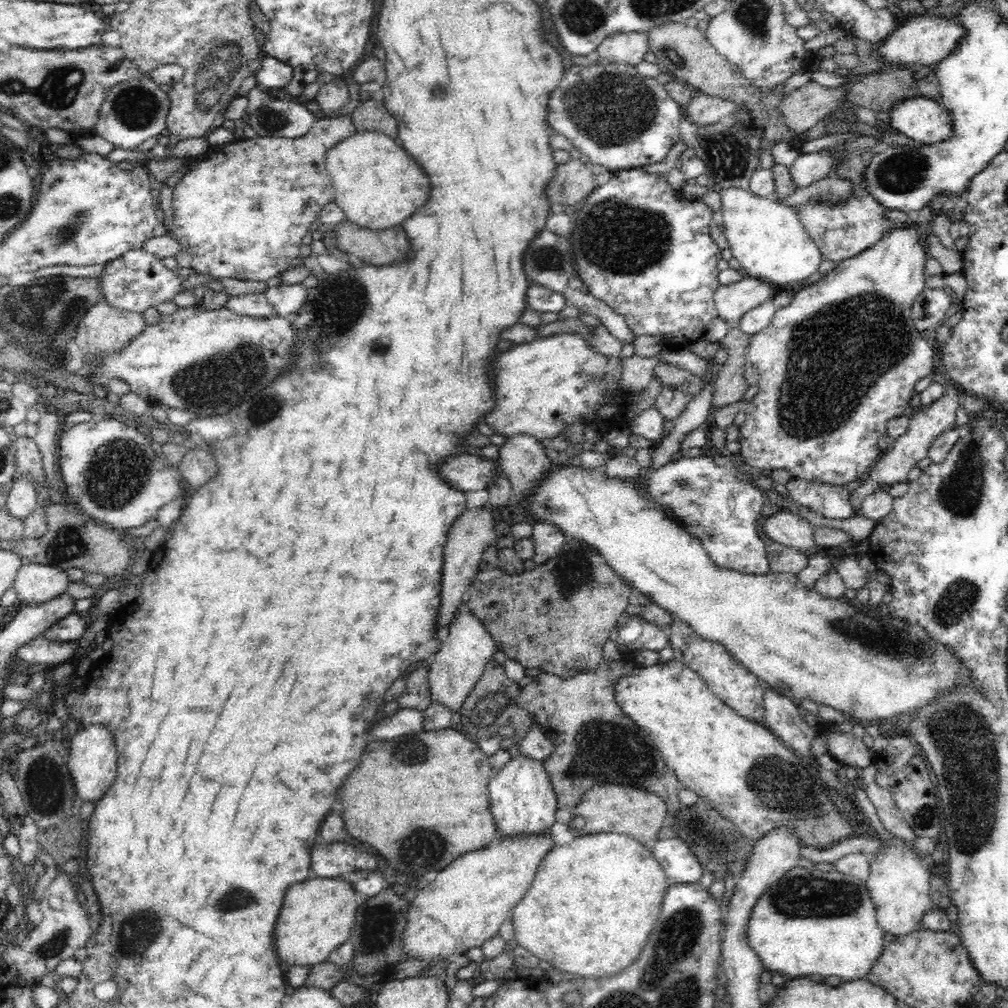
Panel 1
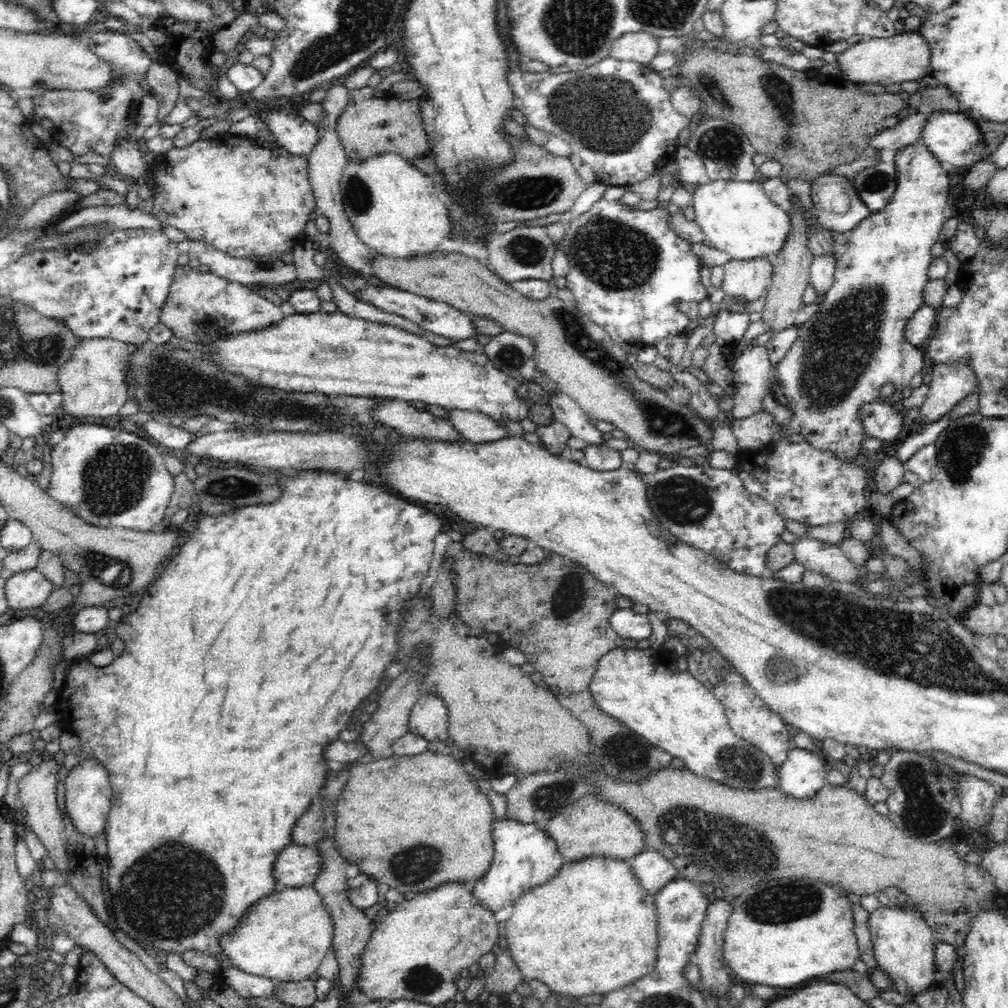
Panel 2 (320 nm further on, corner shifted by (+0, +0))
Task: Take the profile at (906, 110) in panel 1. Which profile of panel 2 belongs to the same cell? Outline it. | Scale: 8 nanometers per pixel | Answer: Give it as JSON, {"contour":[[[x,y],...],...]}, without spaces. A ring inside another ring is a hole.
{"contour":[[[932,111],[925,119],[920,140],[934,157],[947,169],[962,169],[980,161],[984,152],[984,135],[981,128],[966,113],[958,111]]]}

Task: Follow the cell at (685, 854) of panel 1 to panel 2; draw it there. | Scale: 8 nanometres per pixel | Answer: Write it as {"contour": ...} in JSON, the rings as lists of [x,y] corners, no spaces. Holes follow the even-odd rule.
{"contour":[[[643,851],[636,855],[634,862],[634,874],[642,880],[642,887],[650,895],[656,895],[666,884],[678,877],[678,870],[665,855],[657,851]]]}

